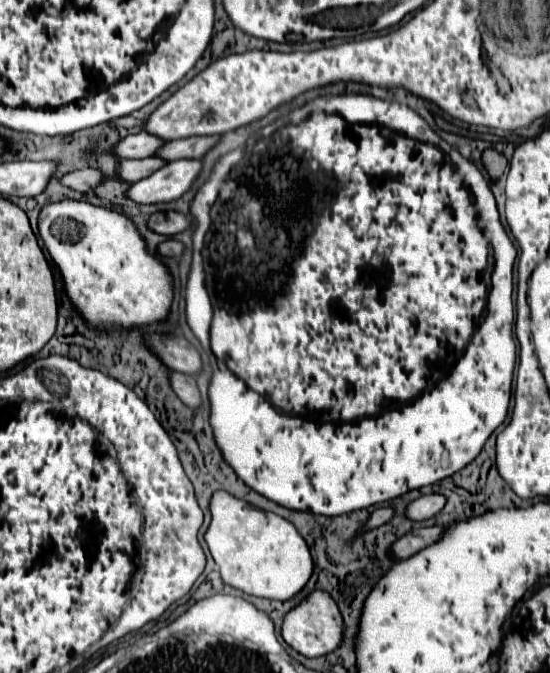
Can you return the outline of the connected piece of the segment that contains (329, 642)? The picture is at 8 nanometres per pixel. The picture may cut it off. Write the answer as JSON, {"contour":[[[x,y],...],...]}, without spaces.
{"contour":[[[315,589],[311,591],[297,607],[293,607],[285,617],[283,617],[283,625],[281,625],[281,637],[285,639],[285,643],[295,649],[297,653],[305,655],[305,657],[321,657],[327,655],[331,651],[335,651],[341,643],[341,633],[343,633],[343,619],[341,613],[337,609],[337,603],[333,601],[333,597],[327,591]]]}

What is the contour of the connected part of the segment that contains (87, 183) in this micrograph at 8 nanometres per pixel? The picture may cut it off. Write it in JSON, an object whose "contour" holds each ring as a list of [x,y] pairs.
{"contour":[[[81,169],[81,171],[71,171],[71,173],[63,175],[59,179],[59,183],[63,187],[69,187],[69,189],[85,193],[87,189],[93,189],[99,183],[99,179],[101,179],[99,171],[95,171],[95,169]]]}

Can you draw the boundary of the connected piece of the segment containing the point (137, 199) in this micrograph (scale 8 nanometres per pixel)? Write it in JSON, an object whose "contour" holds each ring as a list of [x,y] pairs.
{"contour":[[[179,159],[163,165],[153,175],[129,185],[125,197],[137,205],[155,205],[179,199],[201,171],[201,161]]]}

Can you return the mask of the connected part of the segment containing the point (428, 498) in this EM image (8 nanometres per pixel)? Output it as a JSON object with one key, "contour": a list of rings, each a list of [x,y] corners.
{"contour":[[[423,495],[407,505],[405,515],[411,521],[425,521],[425,519],[435,517],[443,509],[443,505],[445,505],[443,495]]]}

